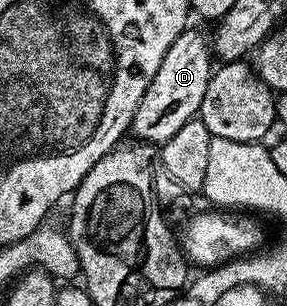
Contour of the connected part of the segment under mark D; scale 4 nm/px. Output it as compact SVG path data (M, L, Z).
M187 28L183 30L180 37L172 40L172 48L168 48L168 52L164 52L164 60L160 60L160 68L156 68L156 76L152 76L152 80L136 108L130 125L133 137L143 142L161 144L172 140L172 136L176 136L176 132L180 132L180 128L184 128L184 124L188 124L188 120L197 118L198 109L204 100L204 92L208 92L208 80L212 73L210 62L212 63L212 42L207 35L205 38L204 35L197 34L193 28Z

